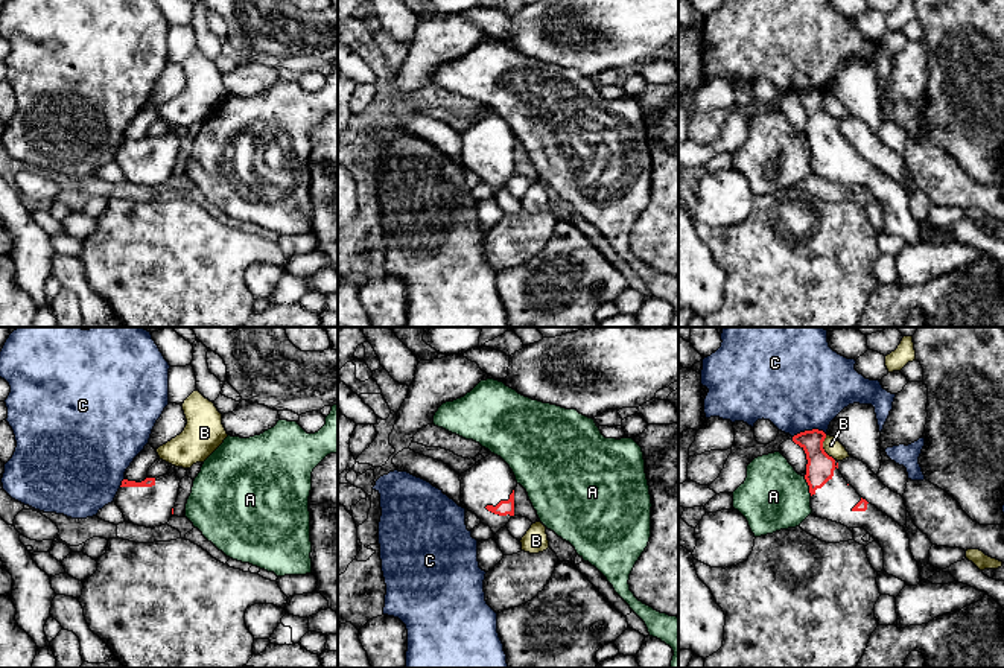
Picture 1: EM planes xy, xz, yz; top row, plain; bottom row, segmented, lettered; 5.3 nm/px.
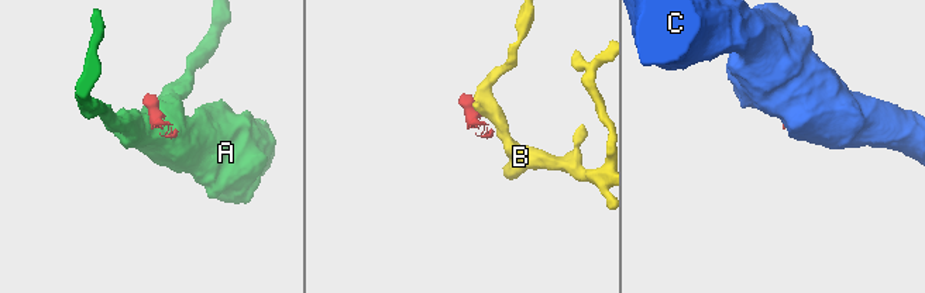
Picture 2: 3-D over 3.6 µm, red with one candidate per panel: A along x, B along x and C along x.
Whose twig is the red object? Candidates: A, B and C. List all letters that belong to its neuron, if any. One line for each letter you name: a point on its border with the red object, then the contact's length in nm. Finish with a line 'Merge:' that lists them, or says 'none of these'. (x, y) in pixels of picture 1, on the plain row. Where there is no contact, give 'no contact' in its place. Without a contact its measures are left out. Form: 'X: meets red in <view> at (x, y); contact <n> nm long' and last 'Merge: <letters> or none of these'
Merge: none of these

